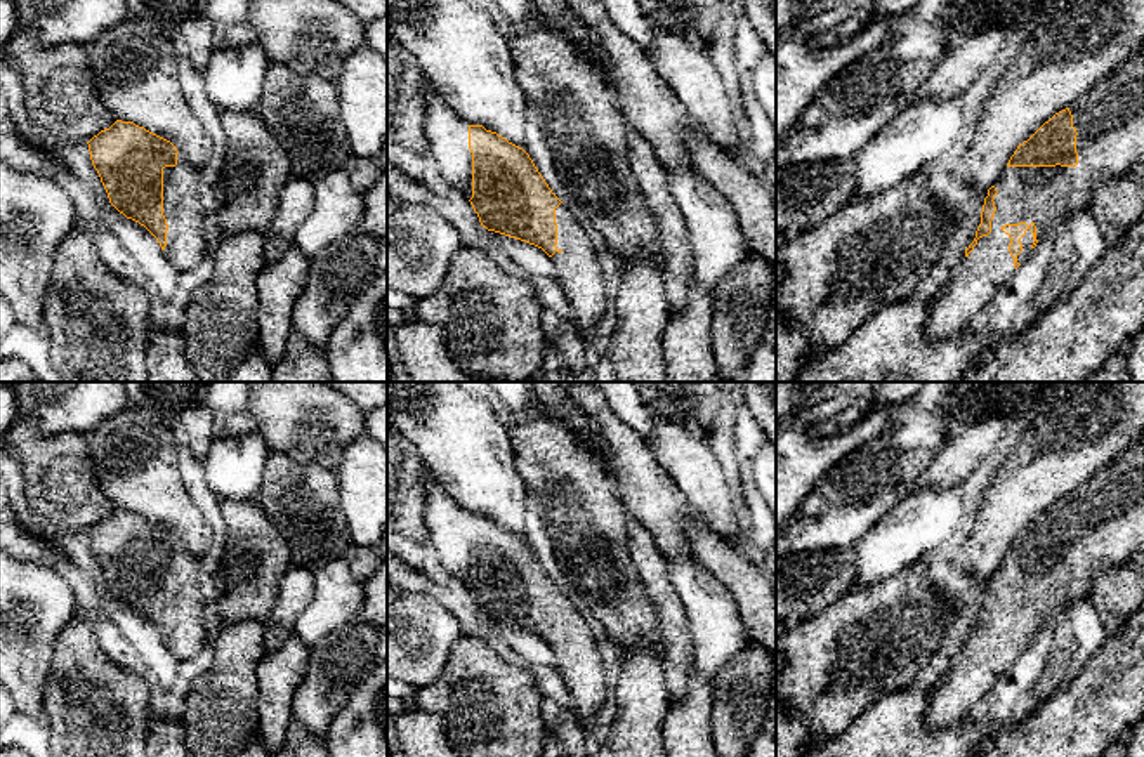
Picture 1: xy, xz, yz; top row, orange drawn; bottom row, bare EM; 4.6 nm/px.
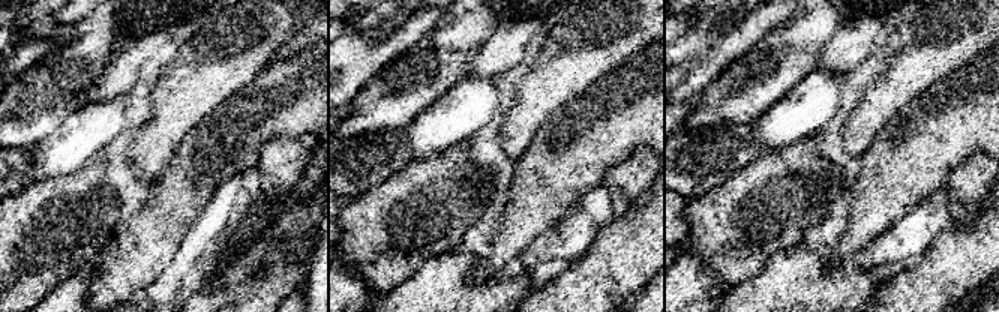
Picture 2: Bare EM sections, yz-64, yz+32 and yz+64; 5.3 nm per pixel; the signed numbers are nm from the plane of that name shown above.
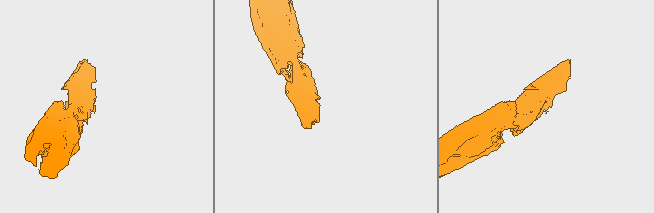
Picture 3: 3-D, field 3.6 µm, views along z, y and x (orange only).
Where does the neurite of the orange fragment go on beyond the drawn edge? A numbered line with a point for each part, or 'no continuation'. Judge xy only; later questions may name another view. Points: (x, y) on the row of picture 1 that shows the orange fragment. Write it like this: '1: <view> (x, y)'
1: xy (184, 250)

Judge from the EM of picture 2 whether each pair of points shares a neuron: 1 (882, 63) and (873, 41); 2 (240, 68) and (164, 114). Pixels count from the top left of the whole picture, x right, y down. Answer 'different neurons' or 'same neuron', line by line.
1: same neuron
2: same neuron

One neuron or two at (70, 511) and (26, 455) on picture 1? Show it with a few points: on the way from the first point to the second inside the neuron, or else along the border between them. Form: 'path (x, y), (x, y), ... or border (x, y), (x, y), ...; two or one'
path (68, 497), (40, 469); one

